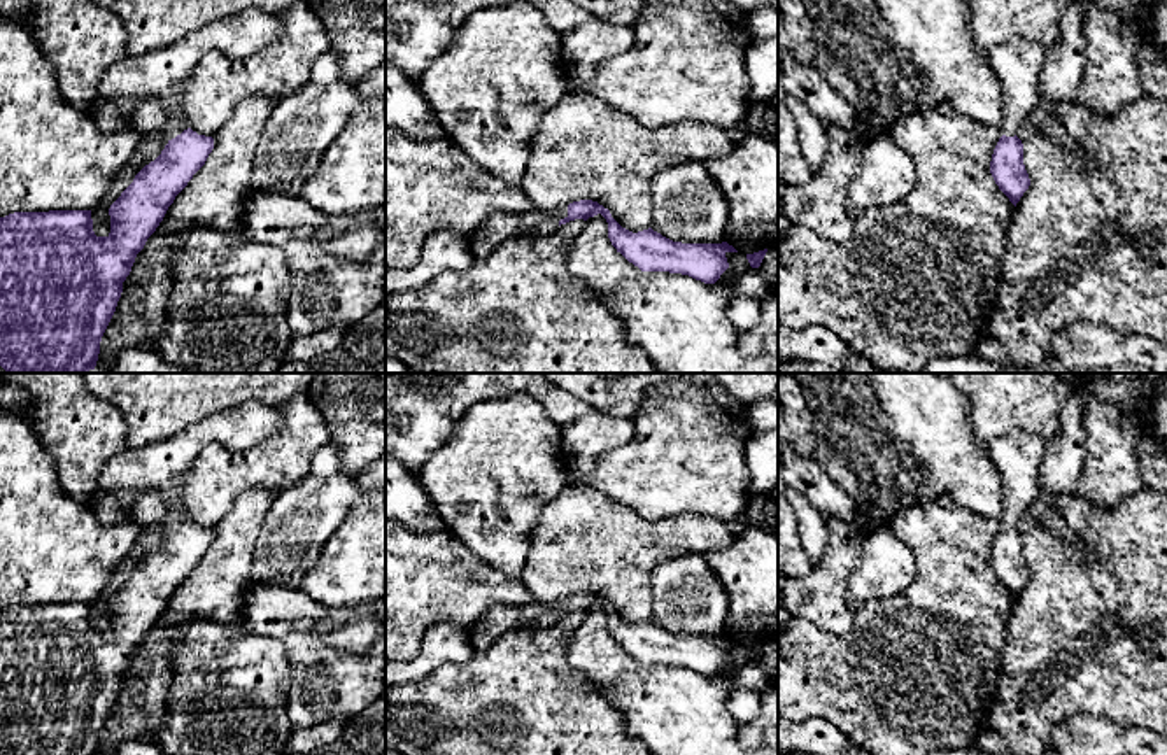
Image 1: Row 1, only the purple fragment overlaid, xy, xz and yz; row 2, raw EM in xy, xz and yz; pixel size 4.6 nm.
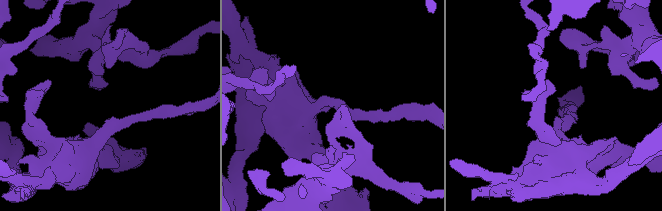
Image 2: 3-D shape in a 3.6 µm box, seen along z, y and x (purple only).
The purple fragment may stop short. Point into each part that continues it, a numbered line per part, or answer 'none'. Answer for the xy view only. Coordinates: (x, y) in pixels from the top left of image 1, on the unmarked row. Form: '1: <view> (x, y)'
1: xy (160, 468)

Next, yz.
1: yz (1017, 454)

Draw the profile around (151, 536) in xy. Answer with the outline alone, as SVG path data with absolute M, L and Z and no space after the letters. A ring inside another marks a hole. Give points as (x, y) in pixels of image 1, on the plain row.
M158 522L142 527L138 540L133 543L131 550L123 559L123 562L117 566L117 569L110 575L110 580L109 580L107 587L103 589L102 596L91 603L93 624L96 629L109 629L110 597L133 575L135 568L145 557L149 557L161 547L161 543L165 541L166 536L168 536L168 531L163 526L159 526Z

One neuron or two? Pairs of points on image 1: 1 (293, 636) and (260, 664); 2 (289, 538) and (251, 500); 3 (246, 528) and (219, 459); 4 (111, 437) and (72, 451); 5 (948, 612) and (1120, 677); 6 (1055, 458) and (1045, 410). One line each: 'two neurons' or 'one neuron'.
1: two neurons
2: two neurons
3: two neurons
4: one neuron
5: two neurons
6: two neurons

